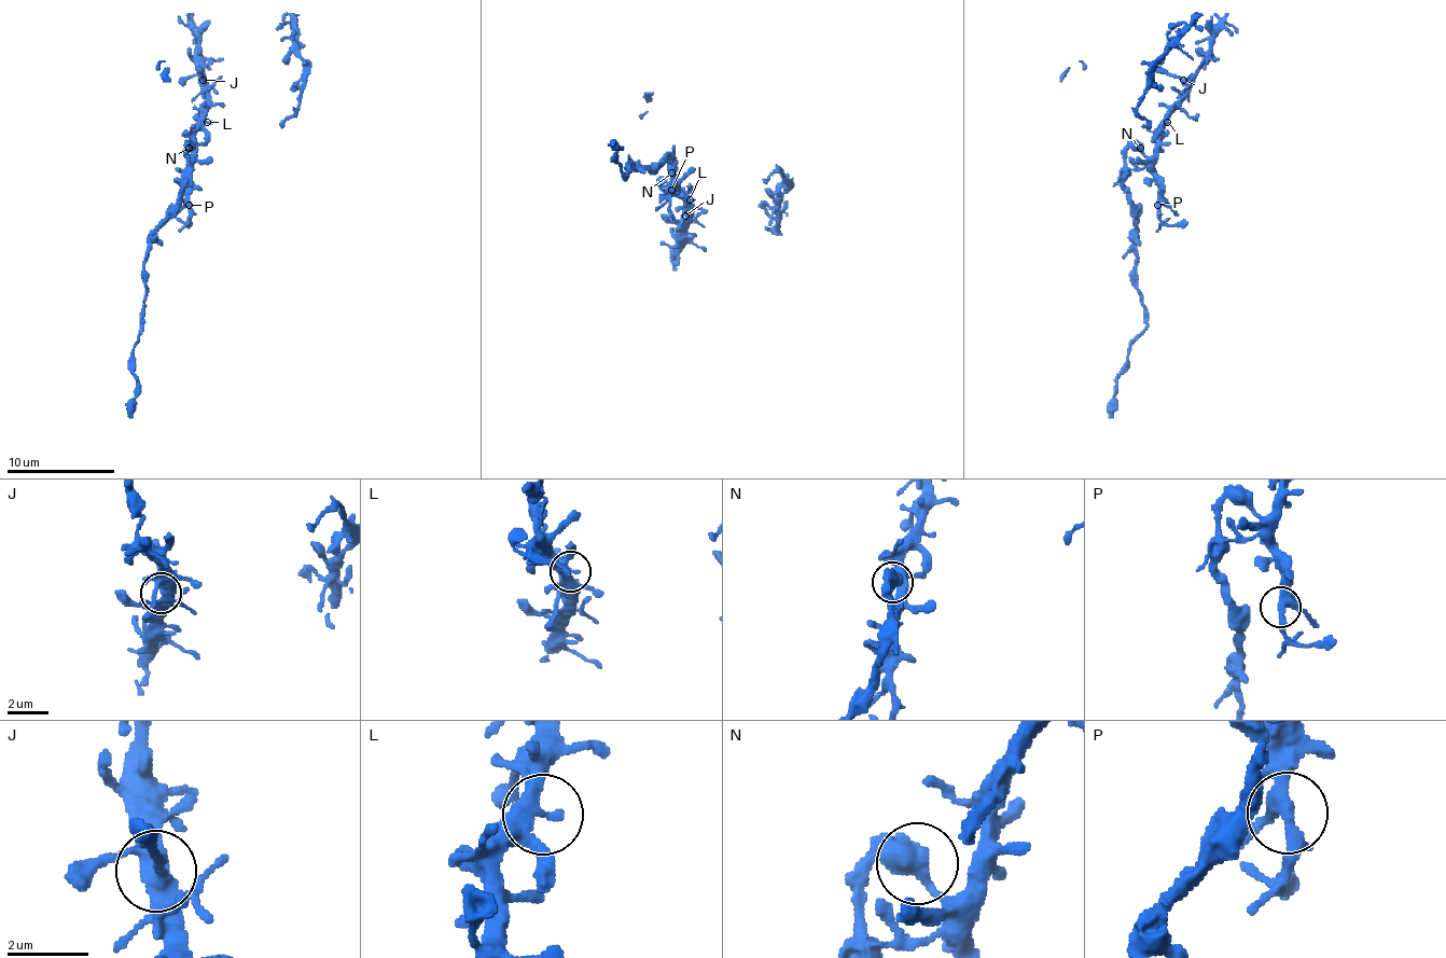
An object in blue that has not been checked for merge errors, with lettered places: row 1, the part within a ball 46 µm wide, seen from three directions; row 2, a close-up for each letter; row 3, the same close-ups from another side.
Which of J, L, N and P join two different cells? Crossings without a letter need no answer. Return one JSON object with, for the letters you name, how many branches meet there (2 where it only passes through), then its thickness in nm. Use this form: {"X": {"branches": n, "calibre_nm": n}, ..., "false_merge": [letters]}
{"N": {"branches": 2, "calibre_nm": 480}, "false_merge": ["N"]}

